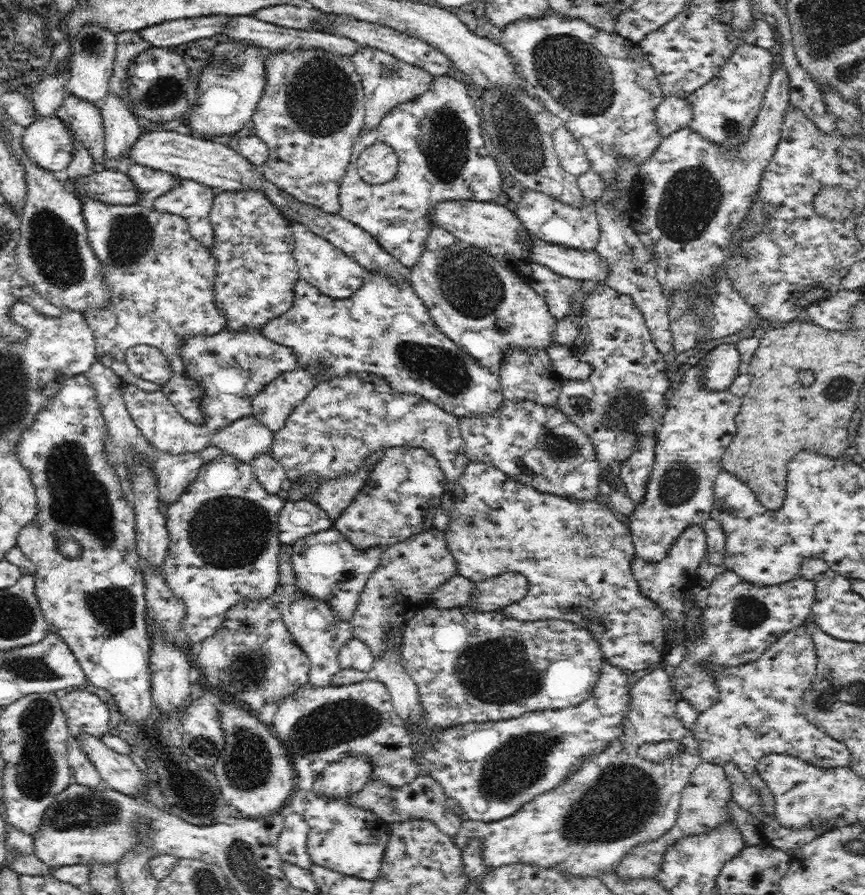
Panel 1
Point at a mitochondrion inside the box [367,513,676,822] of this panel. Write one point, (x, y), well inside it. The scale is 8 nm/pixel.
(499, 673)

